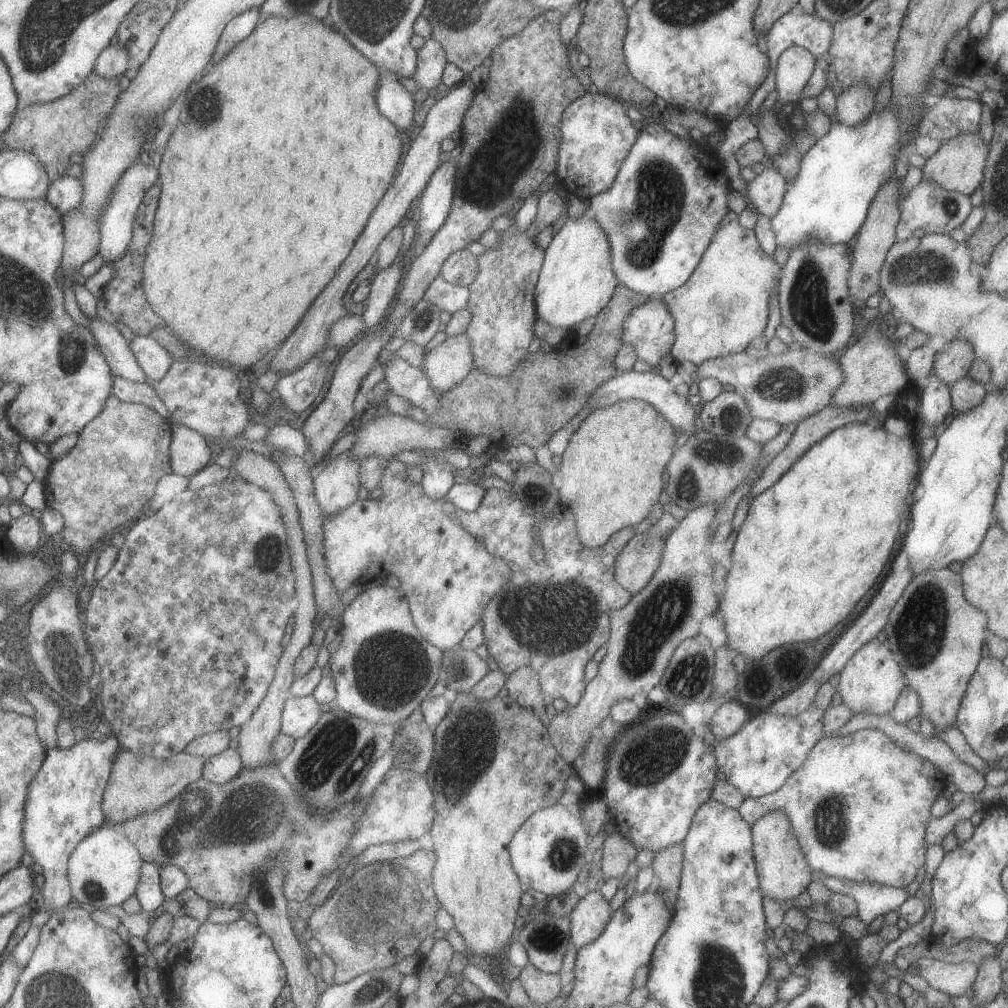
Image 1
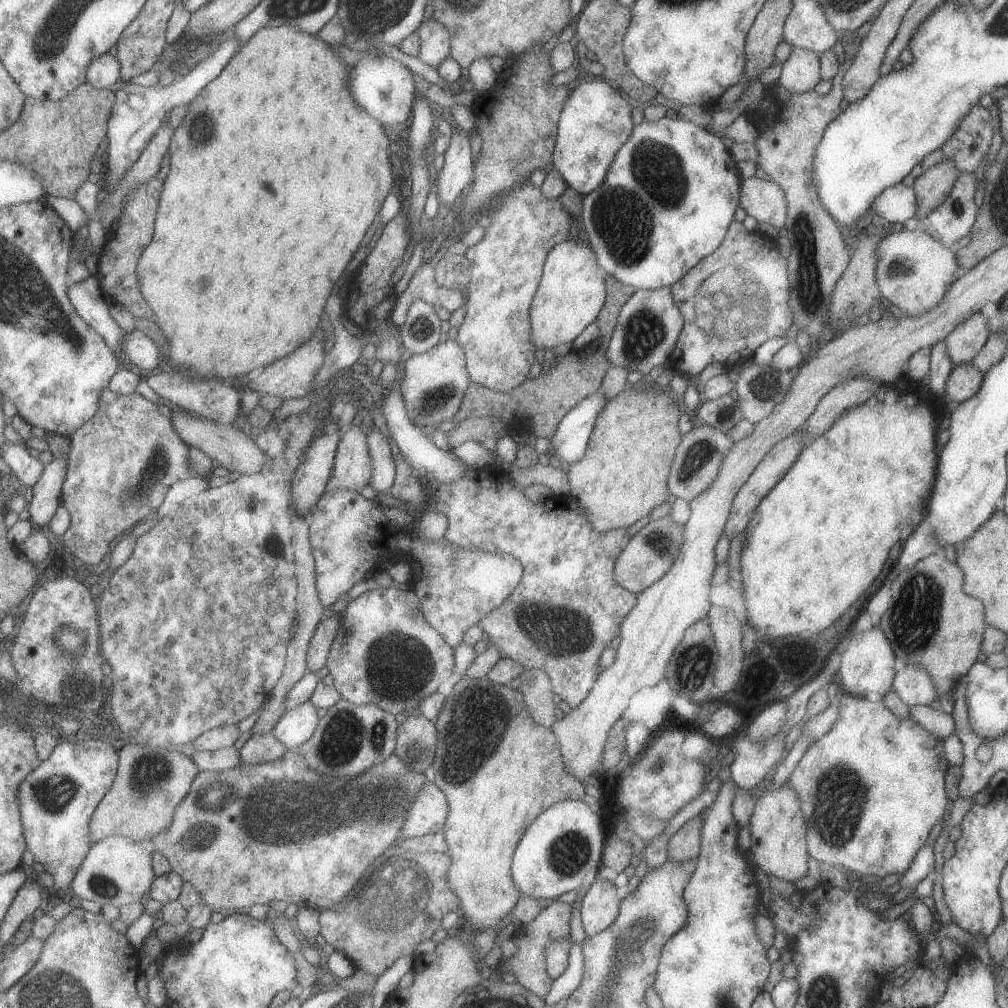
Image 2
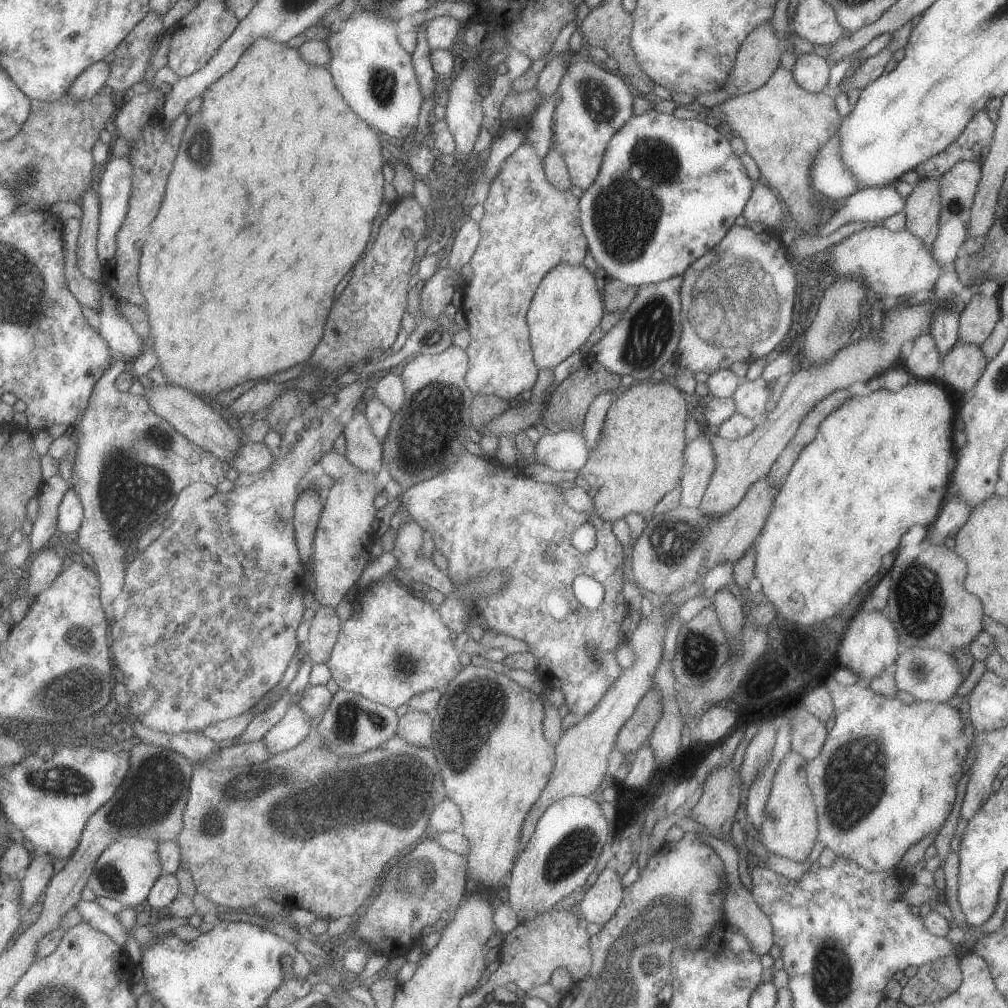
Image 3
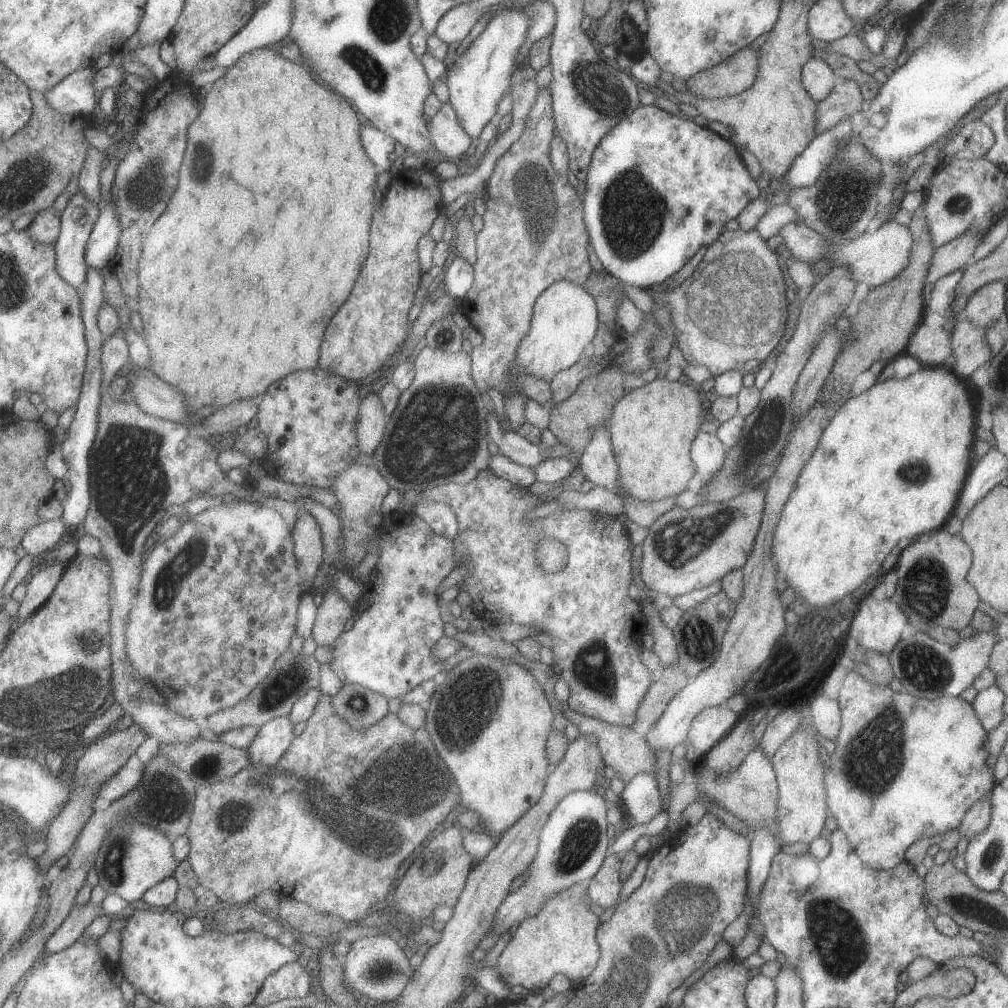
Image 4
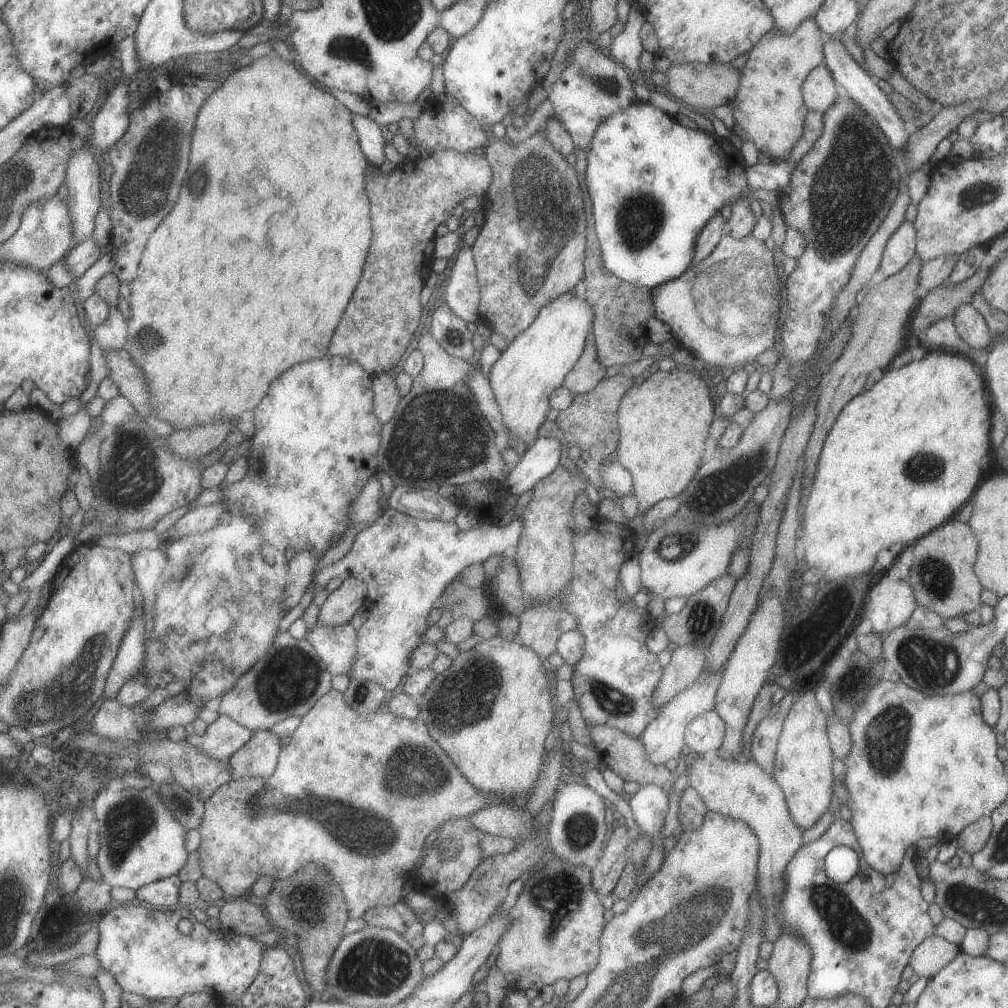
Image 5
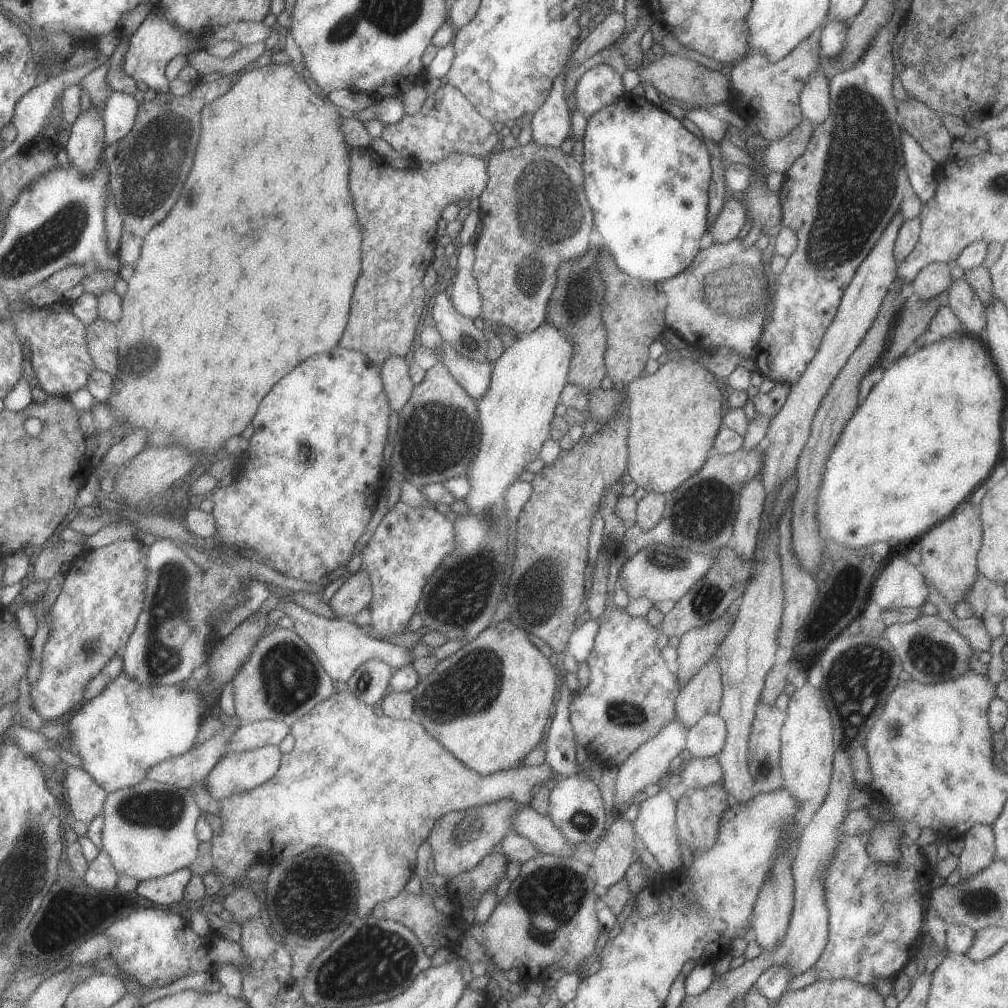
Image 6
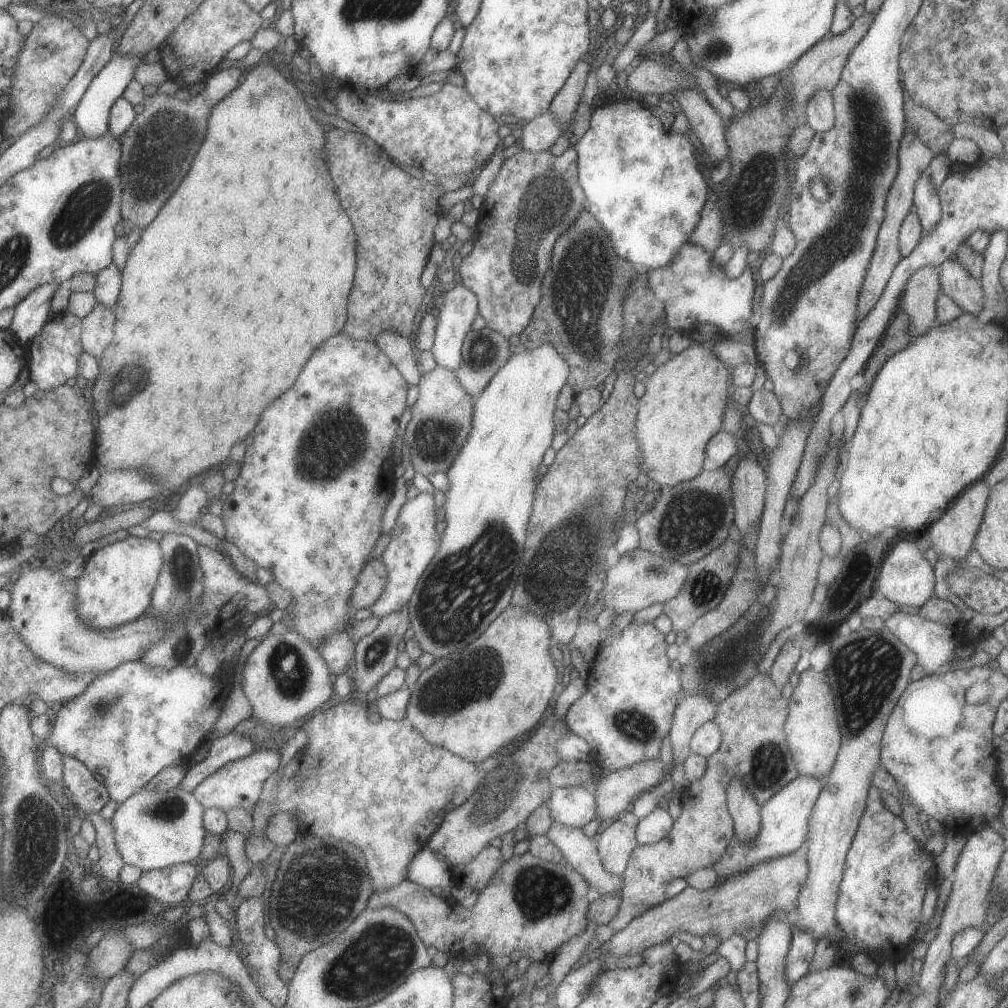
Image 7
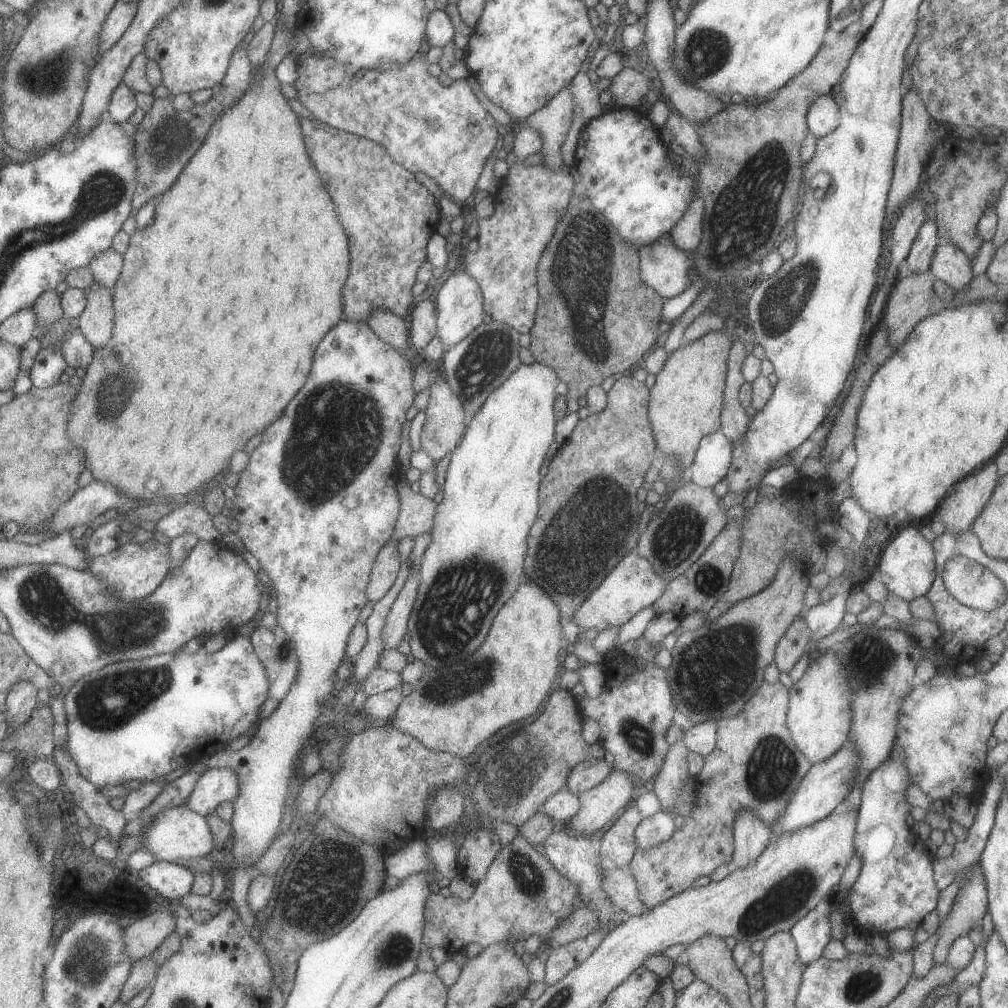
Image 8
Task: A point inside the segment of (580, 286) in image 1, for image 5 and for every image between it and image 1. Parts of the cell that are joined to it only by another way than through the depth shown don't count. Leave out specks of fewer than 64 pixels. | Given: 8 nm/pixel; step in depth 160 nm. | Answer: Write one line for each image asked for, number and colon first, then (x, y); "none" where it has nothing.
2: (572, 294)
3: (567, 308)
4: (566, 317)
5: (537, 362)

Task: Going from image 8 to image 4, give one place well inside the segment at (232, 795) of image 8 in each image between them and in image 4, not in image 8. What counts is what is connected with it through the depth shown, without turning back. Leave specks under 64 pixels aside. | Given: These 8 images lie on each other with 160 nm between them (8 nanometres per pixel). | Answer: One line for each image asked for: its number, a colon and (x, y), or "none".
4: (275, 739)
5: (261, 757)
6: (237, 773)
7: (239, 785)

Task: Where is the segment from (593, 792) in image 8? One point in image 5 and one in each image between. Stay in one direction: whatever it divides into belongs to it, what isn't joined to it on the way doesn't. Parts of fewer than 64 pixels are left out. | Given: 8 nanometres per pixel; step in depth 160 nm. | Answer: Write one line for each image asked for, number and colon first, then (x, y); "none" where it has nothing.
5: (664, 738)
6: (649, 764)
7: (615, 792)

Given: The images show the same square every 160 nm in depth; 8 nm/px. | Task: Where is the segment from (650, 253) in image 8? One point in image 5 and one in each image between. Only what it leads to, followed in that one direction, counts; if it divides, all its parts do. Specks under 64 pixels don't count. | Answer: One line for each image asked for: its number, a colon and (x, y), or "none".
5: (725, 310)
6: (719, 301)
7: (693, 292)

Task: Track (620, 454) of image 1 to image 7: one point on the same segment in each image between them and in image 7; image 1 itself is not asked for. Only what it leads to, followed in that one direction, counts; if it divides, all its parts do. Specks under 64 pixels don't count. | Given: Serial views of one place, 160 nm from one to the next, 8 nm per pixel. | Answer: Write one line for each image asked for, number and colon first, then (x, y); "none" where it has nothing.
2: (623, 476)
3: (639, 459)
4: (652, 428)
5: (664, 420)
6: (675, 414)
7: (682, 409)

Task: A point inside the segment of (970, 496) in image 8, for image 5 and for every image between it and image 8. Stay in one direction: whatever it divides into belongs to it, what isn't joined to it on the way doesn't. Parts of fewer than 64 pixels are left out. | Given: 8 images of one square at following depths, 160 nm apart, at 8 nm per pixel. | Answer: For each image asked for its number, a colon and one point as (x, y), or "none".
5: (942, 576)
6: (949, 550)
7: (952, 532)

